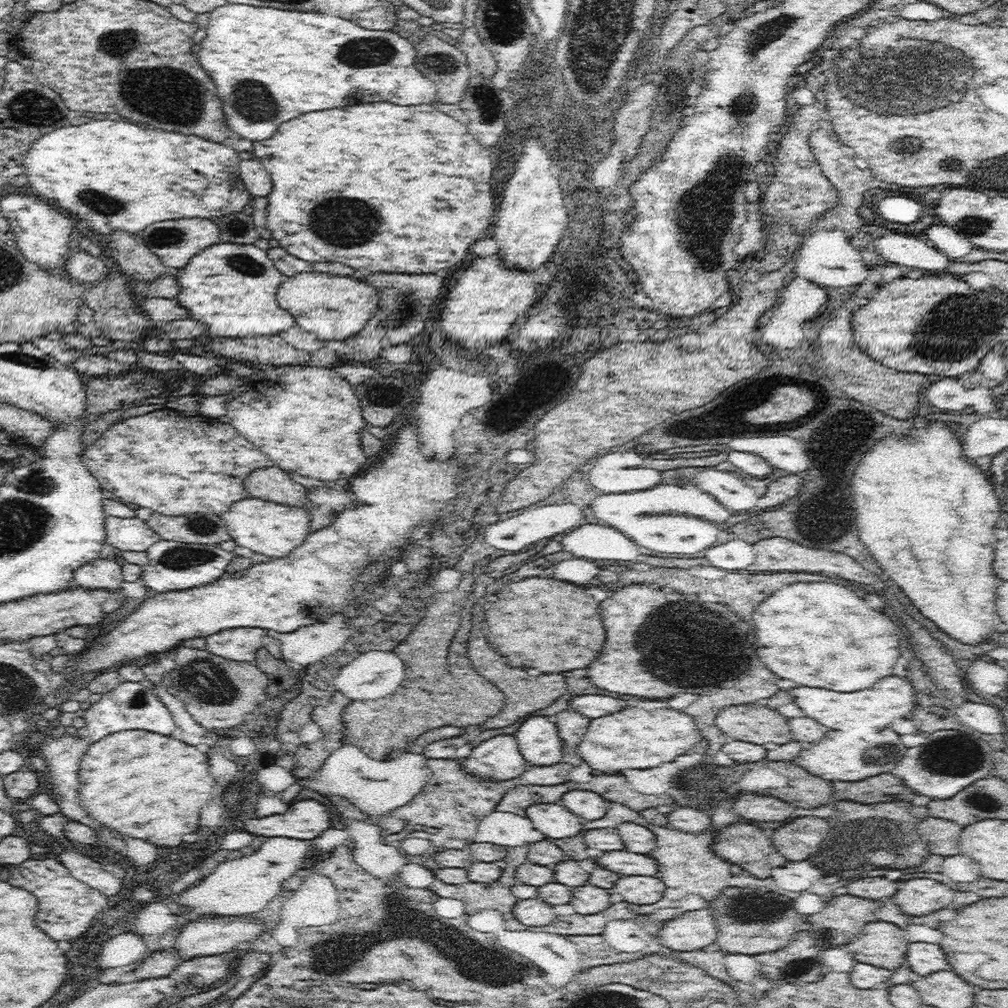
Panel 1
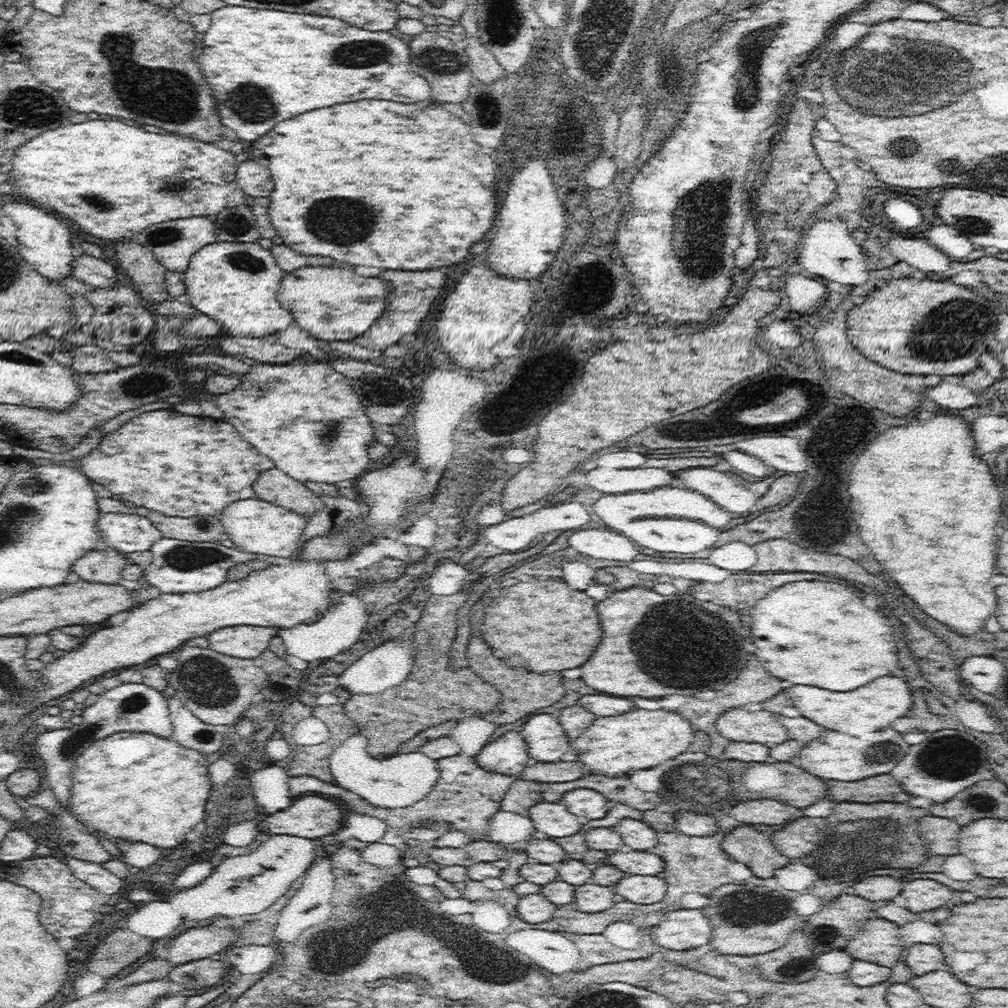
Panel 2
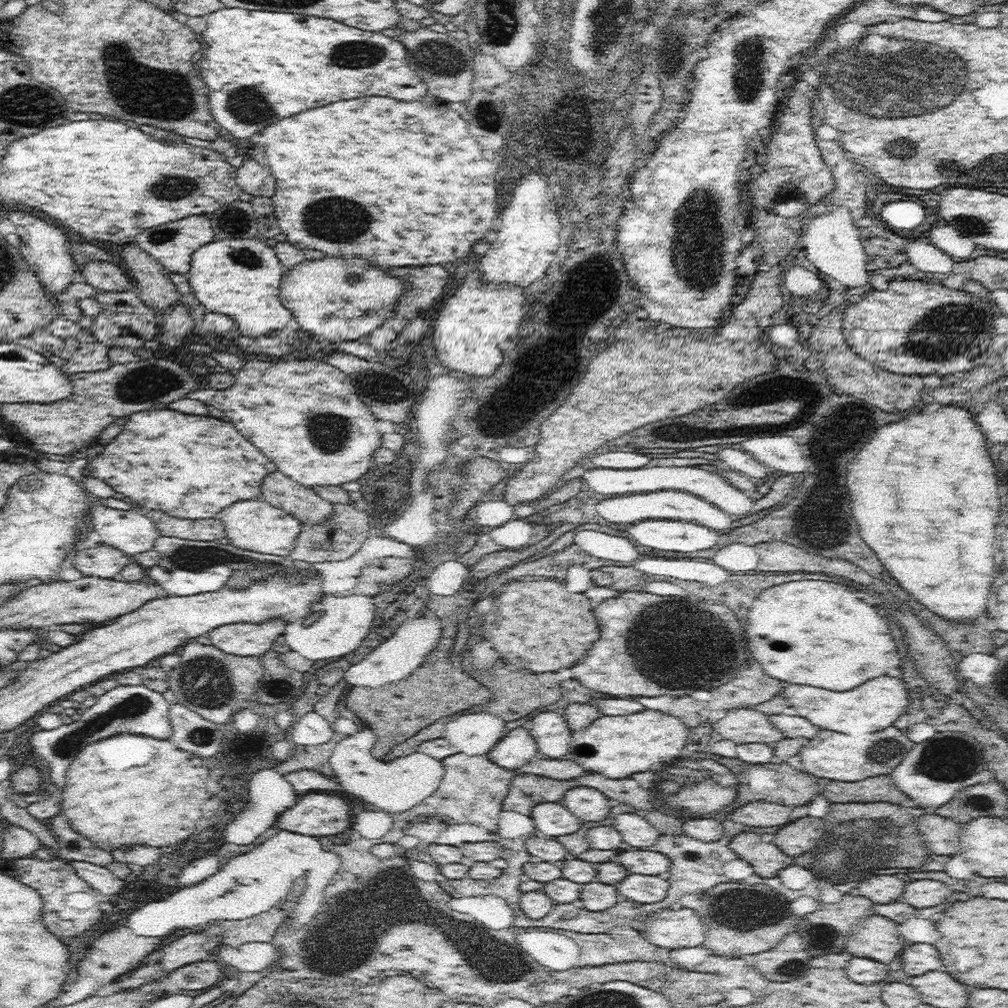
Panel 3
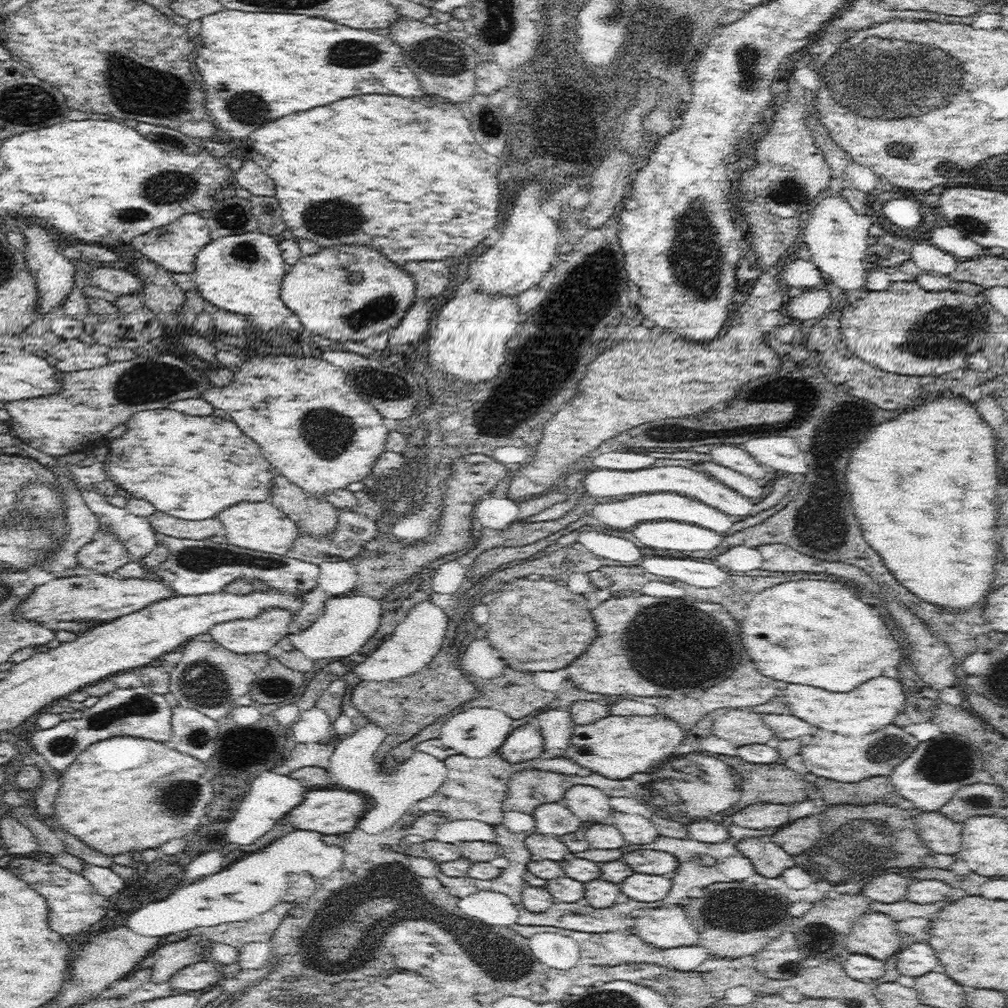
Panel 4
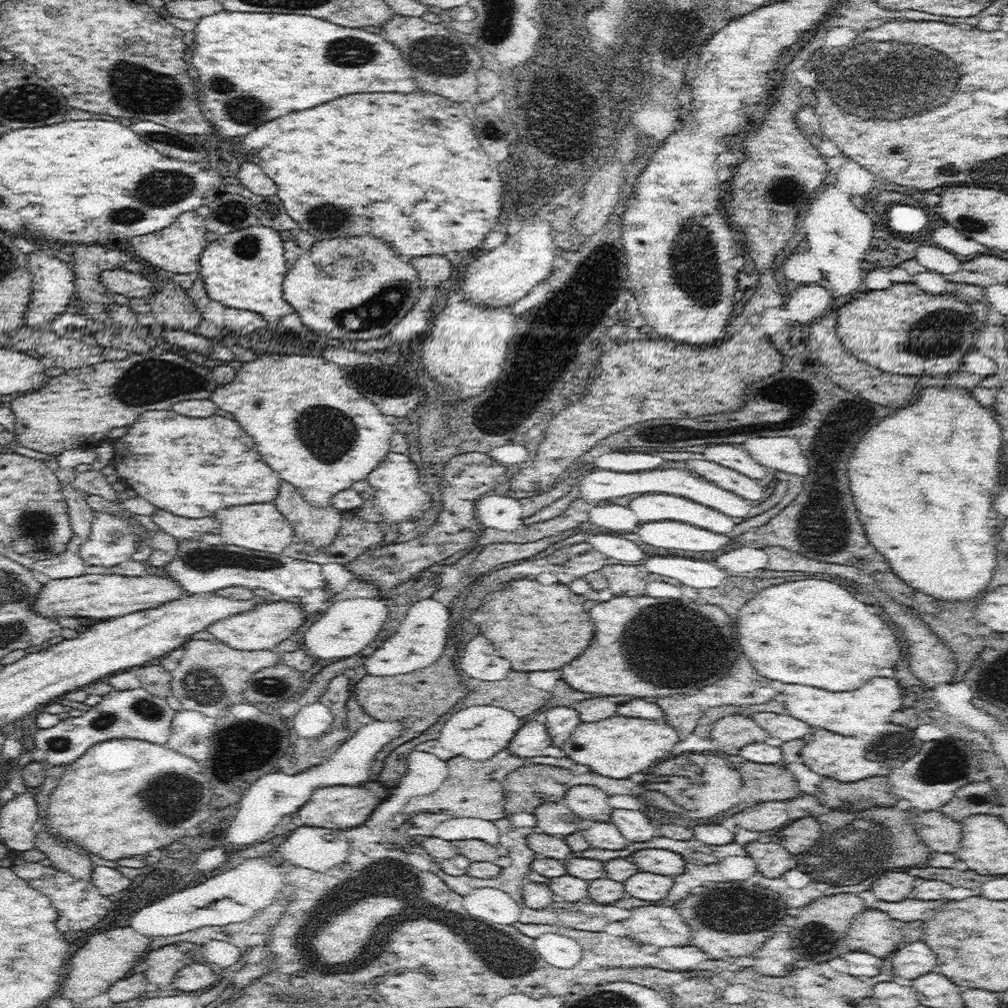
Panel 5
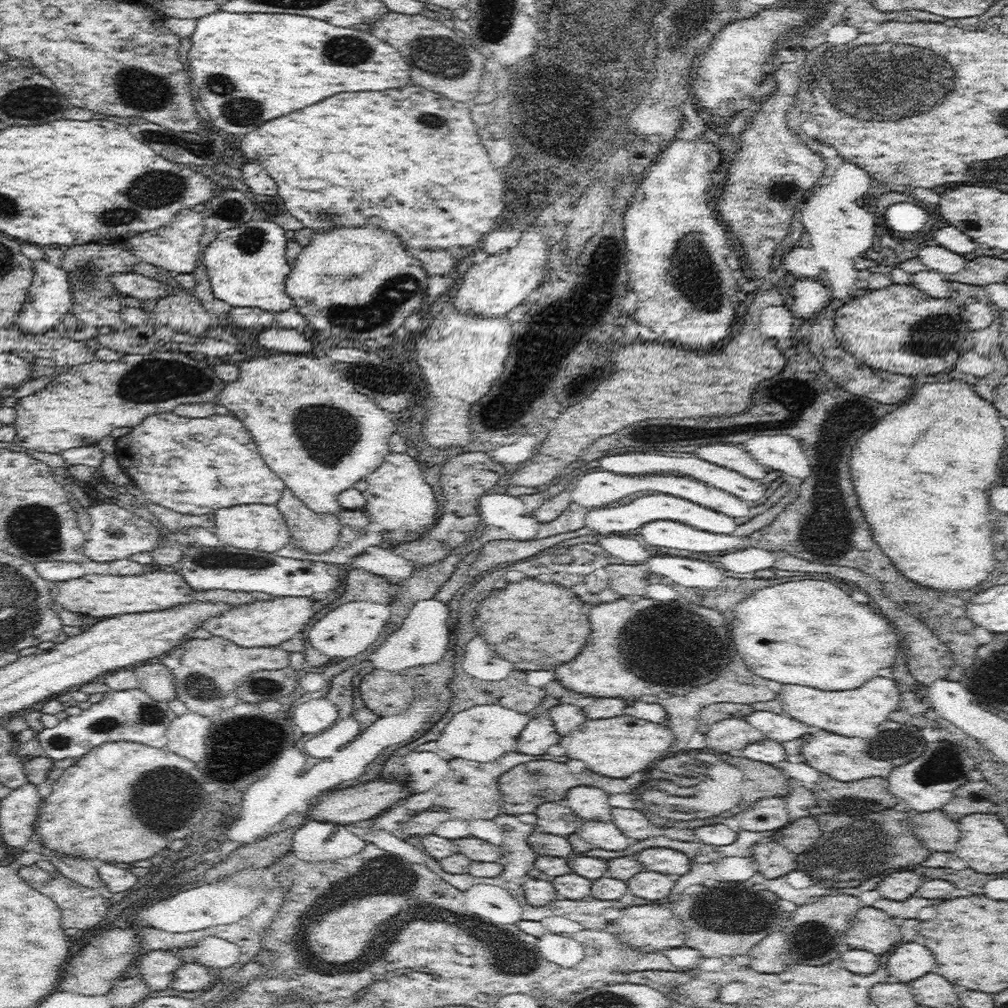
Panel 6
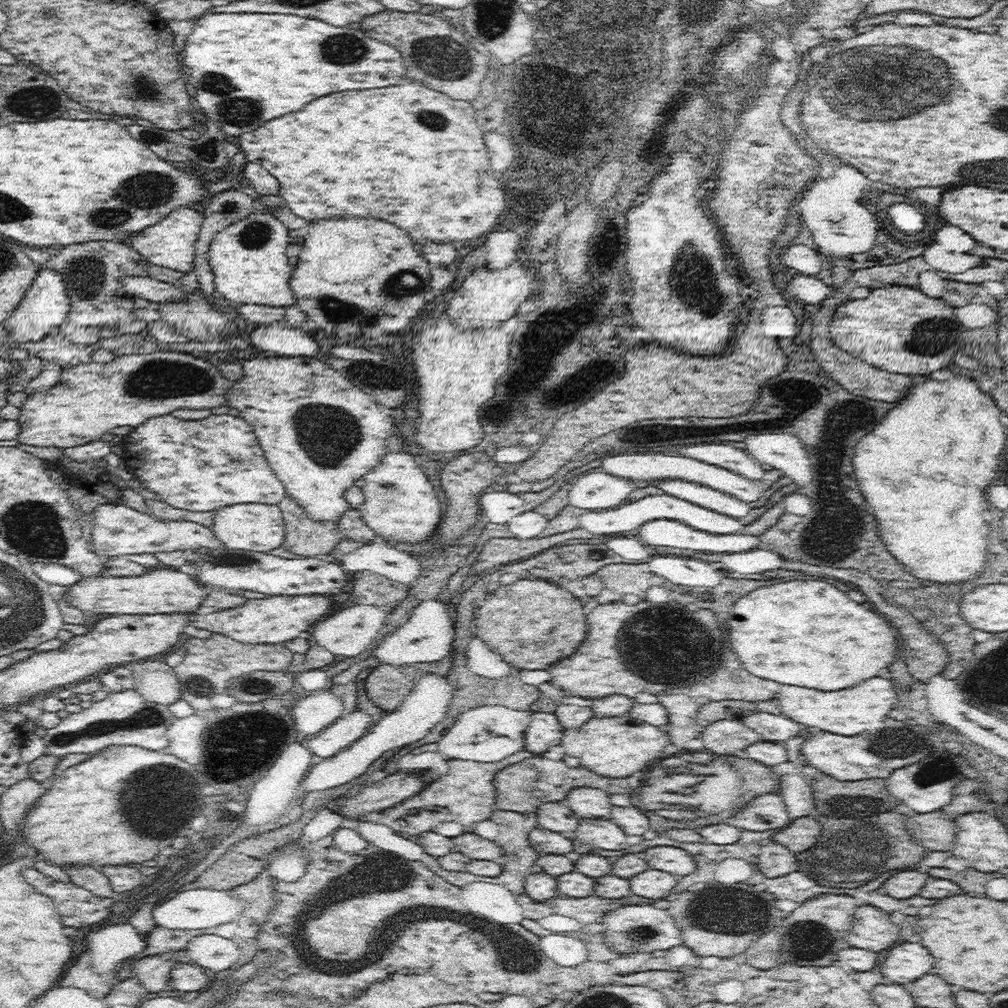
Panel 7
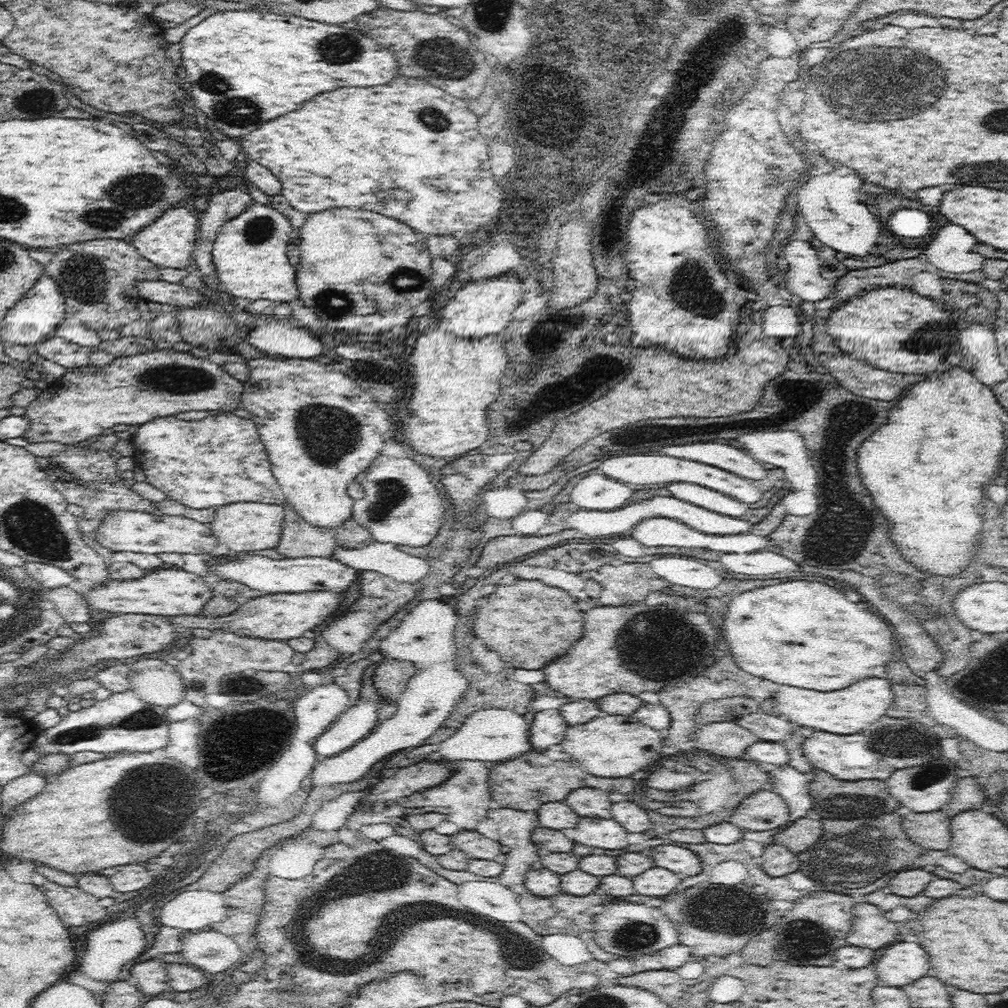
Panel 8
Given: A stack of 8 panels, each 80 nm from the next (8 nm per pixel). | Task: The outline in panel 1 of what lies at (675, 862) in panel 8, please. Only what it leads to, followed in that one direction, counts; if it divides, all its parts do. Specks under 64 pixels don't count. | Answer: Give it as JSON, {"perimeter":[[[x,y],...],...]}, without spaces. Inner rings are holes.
{"perimeter":[[[624,850],[606,851],[595,863],[600,868],[616,872],[620,876],[657,876],[659,867],[656,860],[646,854],[624,852]]]}

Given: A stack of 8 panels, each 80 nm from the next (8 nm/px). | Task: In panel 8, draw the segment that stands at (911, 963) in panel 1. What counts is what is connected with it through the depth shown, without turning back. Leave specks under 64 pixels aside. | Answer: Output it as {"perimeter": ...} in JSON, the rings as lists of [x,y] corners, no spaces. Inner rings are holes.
{"perimeter":[[[894,942],[876,958],[881,984],[904,987],[928,974],[930,956],[916,942]]]}

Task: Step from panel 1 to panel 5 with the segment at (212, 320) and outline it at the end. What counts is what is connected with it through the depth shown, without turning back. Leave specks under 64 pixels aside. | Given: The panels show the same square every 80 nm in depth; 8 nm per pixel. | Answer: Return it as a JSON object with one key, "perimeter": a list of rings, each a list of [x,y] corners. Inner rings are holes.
{"perimeter":[[[256,224],[210,241],[200,254],[198,274],[204,279],[210,300],[217,300],[226,307],[254,311],[262,315],[264,321],[277,324],[280,318],[295,312],[282,296],[288,270],[280,233],[272,227]]]}

